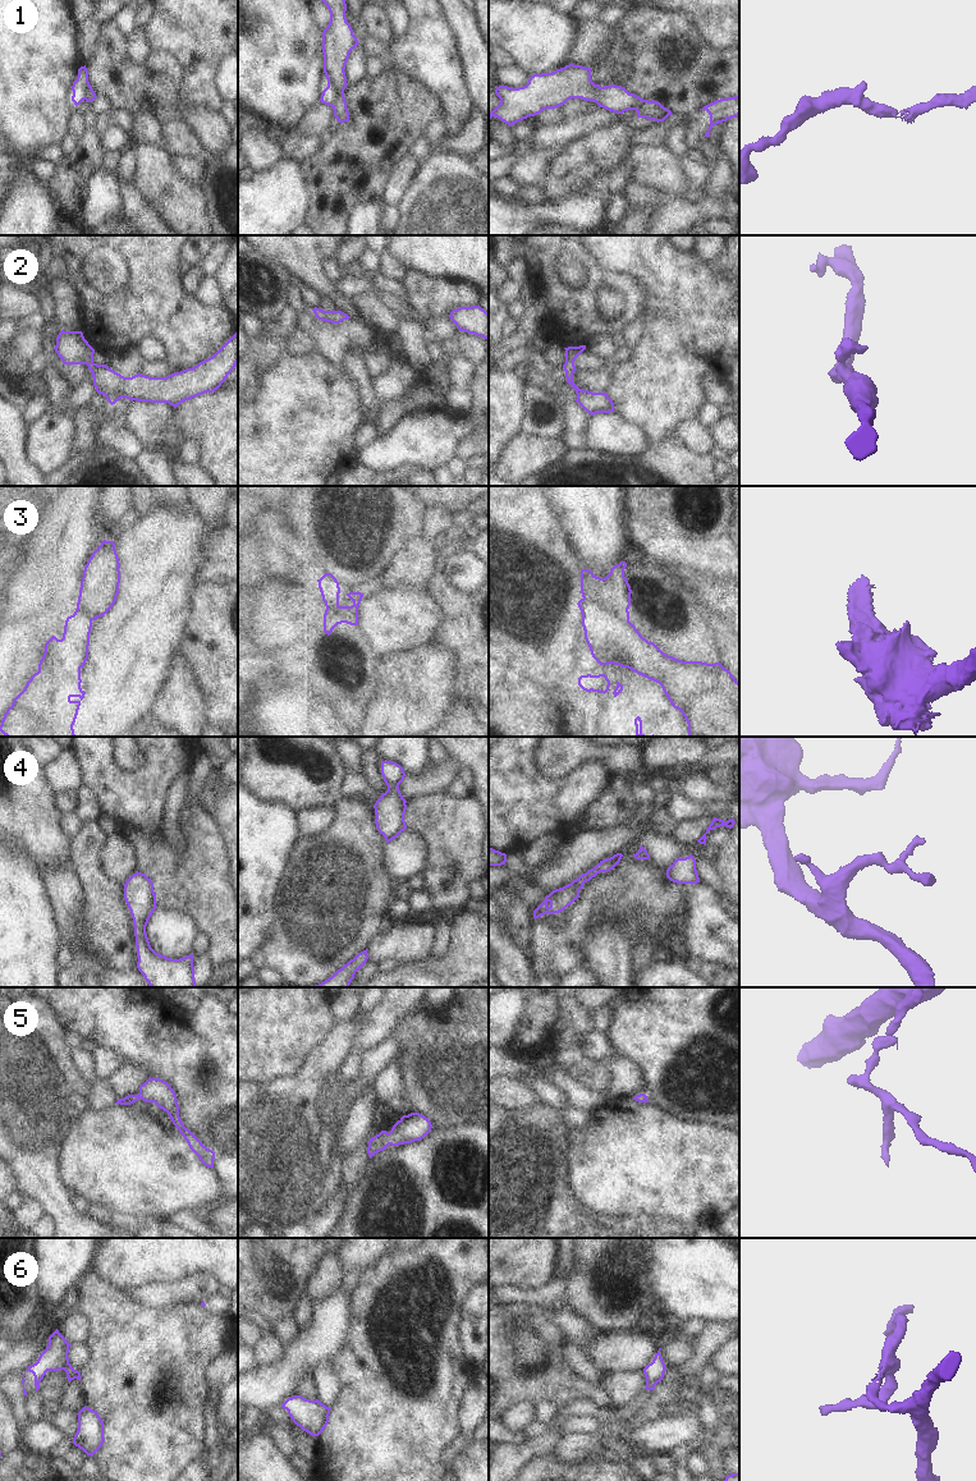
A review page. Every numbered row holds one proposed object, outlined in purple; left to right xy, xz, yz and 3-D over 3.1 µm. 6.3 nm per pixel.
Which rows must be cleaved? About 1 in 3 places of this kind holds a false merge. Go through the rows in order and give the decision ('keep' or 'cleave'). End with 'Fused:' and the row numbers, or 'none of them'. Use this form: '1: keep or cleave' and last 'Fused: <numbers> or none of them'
1: keep
2: keep
3: cleave
4: keep
5: keep
6: keep
Fused: 3

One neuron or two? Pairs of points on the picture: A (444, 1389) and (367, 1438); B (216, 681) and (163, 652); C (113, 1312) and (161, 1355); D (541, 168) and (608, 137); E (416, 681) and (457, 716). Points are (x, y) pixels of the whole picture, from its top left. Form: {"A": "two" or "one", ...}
{"A": "one", "B": "two", "C": "one", "D": "two", "E": "two"}

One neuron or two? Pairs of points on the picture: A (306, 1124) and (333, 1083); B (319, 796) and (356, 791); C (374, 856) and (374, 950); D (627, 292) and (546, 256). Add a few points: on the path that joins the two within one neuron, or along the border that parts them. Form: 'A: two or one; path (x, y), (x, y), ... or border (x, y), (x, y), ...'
A: two; border (317, 1115), (321, 1123), (322, 1145)
B: two; border (346, 764), (347, 778), (343, 785), (343, 797)
C: two; border (384, 931), (367, 949)
D: one; path (606, 282), (573, 248), (567, 248)

